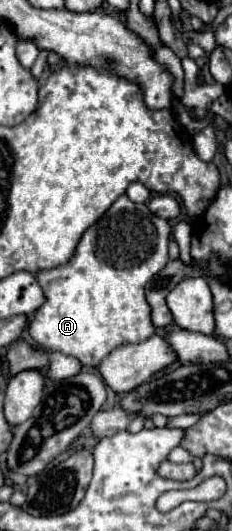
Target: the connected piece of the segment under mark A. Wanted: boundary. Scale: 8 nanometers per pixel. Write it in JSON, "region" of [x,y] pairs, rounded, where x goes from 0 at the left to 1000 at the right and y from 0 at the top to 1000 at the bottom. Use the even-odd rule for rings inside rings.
{"region":[[[526,365],[474,395],[362,437],[293,497],[155,516],[172,539],[190,542],[198,569],[155,584],[147,603],[121,610],[129,633],[198,659],[336,674],[371,693],[414,693],[431,678],[448,678],[448,670],[509,652],[603,648],[603,640],[664,633],[672,618],[655,610],[655,588],[638,588],[638,565],[621,565],[621,535],[638,535],[638,527],[655,527],[655,520],[716,501],[724,460],[707,456],[724,456],[724,448],[733,422],[716,414],[655,403],[629,384],[586,384]]]}

